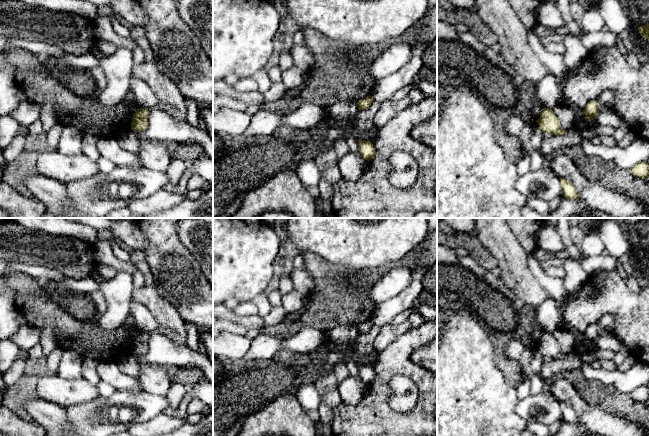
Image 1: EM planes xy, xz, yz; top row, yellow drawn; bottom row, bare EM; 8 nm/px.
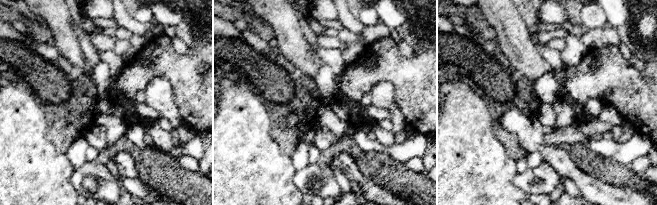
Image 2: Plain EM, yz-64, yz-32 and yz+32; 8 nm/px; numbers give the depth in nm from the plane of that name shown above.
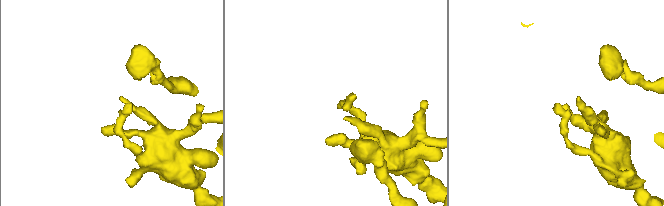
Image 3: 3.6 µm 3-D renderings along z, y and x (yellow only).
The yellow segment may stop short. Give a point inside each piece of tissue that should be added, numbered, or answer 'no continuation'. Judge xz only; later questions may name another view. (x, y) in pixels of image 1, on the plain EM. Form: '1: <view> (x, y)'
no continuation

